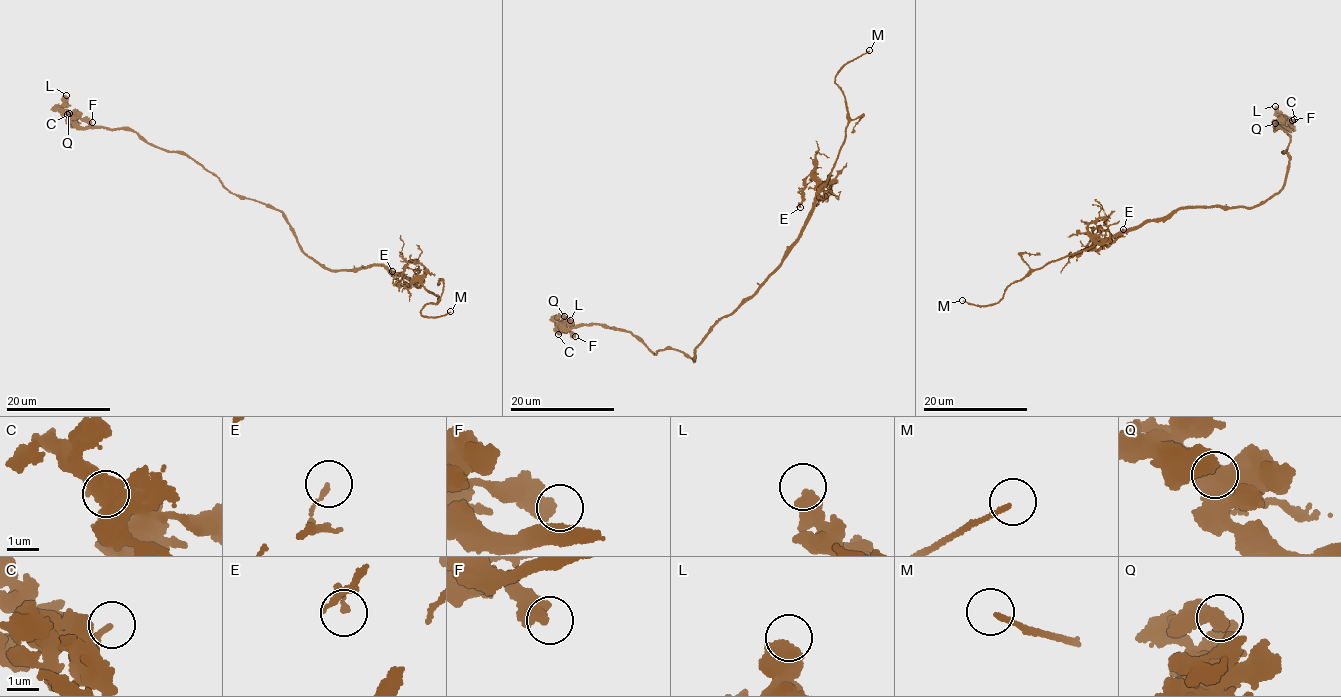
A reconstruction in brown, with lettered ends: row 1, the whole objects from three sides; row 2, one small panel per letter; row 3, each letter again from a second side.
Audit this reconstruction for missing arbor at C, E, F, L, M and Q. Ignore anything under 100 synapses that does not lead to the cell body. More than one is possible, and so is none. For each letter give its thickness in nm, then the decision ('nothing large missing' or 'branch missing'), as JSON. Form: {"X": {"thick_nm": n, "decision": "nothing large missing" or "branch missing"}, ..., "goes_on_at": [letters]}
{"C": {"thick_nm": 180, "decision": "nothing large missing"}, "E": {"thick_nm": 130, "decision": "nothing large missing"}, "F": {"thick_nm": 500, "decision": "nothing large missing"}, "L": {"thick_nm": 420, "decision": "nothing large missing"}, "M": {"thick_nm": 130, "decision": "branch missing"}, "Q": {"thick_nm": 600, "decision": "nothing large missing"}, "goes_on_at": ["M"]}

